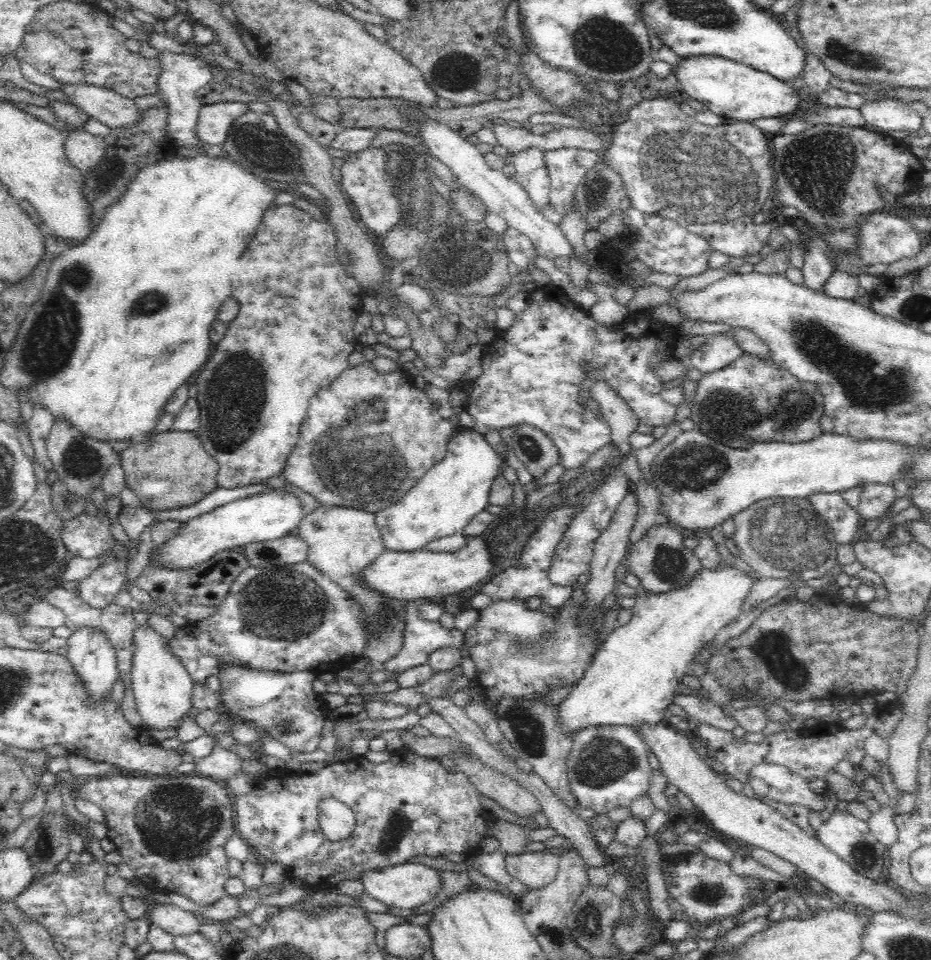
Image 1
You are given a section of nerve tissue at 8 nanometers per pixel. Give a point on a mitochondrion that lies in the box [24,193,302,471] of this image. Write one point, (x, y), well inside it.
(234, 393)

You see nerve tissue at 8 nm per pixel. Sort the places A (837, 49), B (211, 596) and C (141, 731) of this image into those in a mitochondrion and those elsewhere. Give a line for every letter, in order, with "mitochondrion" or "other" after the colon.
A: mitochondrion
B: other
C: other

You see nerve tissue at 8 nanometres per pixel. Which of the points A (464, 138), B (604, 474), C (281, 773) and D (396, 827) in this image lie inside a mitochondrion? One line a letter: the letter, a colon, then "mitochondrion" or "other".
A: other
B: other
C: other
D: mitochondrion

